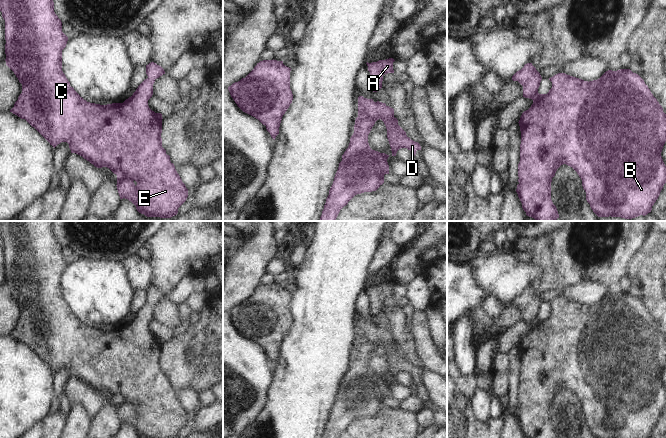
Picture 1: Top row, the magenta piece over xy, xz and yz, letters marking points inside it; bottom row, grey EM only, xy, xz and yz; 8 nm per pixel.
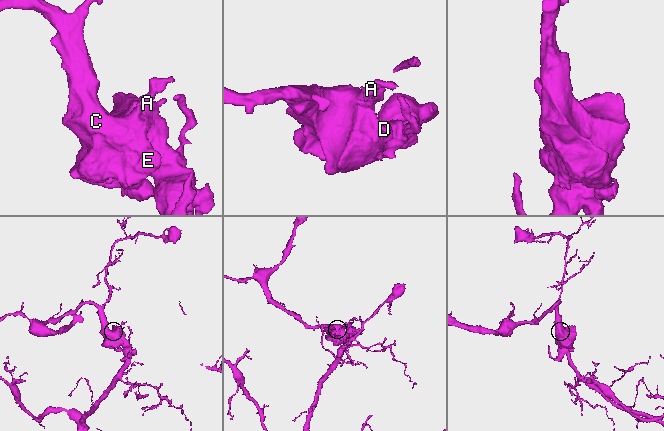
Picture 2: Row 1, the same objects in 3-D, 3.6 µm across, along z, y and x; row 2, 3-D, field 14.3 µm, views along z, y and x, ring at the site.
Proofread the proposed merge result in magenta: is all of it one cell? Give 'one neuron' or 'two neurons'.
one neuron

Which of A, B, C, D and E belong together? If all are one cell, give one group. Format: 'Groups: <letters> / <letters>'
Groups: A B C D E.

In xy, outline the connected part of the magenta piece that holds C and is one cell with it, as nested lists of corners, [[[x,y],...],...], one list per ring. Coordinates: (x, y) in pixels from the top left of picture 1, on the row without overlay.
[[[0,221],[0,235],[5,244],[5,278],[6,289],[14,296],[19,306],[22,308],[22,317],[15,326],[14,331],[10,334],[13,338],[21,343],[25,343],[32,351],[34,351],[54,372],[61,366],[67,366],[71,377],[76,377],[89,385],[97,392],[107,391],[114,398],[117,399],[117,414],[120,423],[128,423],[135,430],[141,438],[177,438],[178,432],[186,425],[188,421],[188,413],[182,406],[177,397],[174,388],[170,385],[170,380],[166,378],[166,374],[162,371],[162,338],[155,337],[148,330],[148,324],[153,319],[153,308],[157,302],[165,298],[164,293],[154,286],[146,289],[146,298],[148,300],[136,313],[131,321],[126,323],[123,327],[112,327],[107,329],[100,329],[90,327],[84,324],[66,302],[62,295],[62,274],[66,271],[68,261],[62,256],[62,246],[54,236],[53,221]]]

